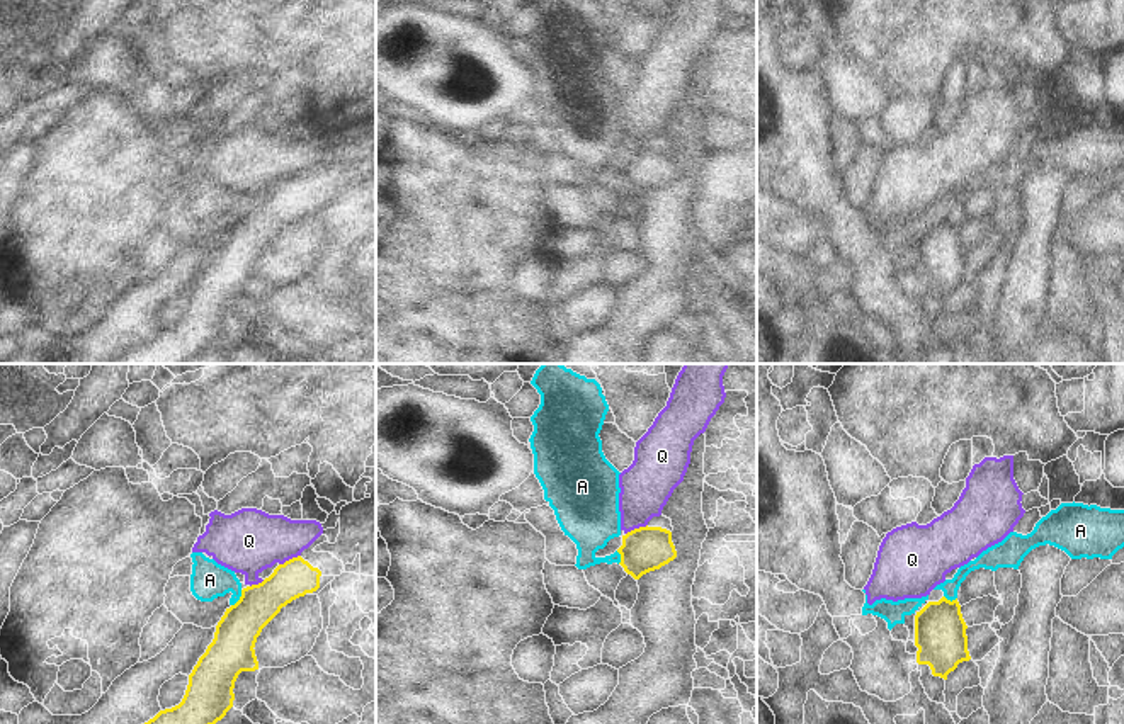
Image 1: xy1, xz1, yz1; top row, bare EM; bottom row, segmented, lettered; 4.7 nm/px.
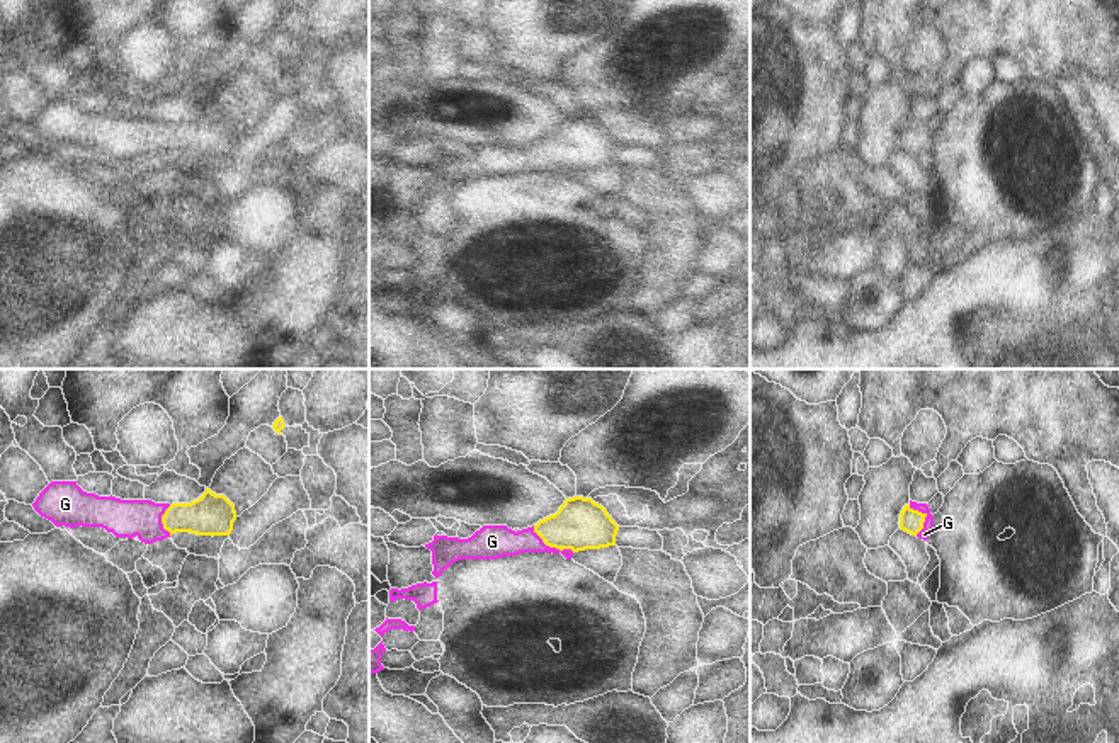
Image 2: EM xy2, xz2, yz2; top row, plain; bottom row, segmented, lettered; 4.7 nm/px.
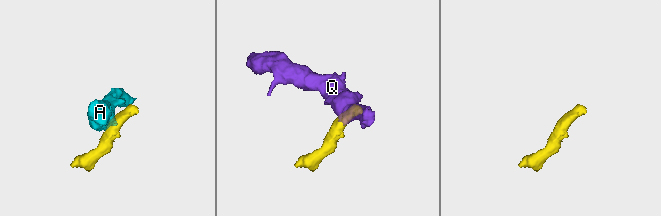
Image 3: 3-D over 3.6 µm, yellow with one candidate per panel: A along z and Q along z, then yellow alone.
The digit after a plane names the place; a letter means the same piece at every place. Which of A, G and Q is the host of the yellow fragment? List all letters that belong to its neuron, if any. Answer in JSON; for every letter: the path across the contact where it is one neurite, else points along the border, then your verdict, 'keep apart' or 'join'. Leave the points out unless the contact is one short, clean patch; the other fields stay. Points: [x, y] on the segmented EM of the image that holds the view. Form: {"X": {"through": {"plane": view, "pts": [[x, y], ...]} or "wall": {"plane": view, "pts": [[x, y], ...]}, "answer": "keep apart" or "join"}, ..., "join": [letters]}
{"A": {"wall": {"plane": "xy1", "pts": [[242, 590], [242, 595], [232, 605]]}, "answer": "keep apart"}, "G": {"through": {"plane": "xz2", "pts": [[580, 524], [567, 531], [551, 546], [543, 541], [499, 541]]}, "answer": "join"}, "Q": {"wall": {"plane": "xy1", "pts": [[300, 554], [279, 565]]}, "answer": "keep apart"}, "join": ["G"]}

